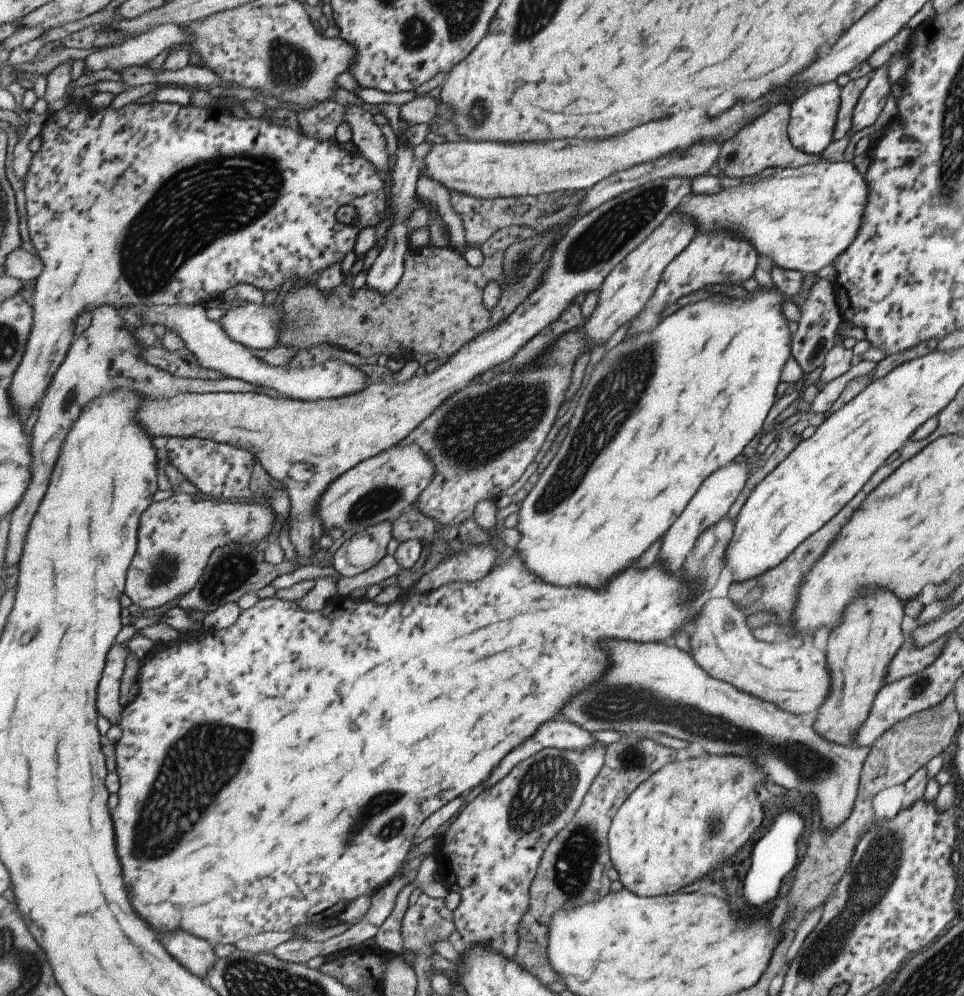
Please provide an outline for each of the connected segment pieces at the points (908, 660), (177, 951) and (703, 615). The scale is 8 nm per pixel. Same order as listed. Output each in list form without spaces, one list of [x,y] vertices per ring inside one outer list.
[[[945,634],[930,645],[919,649],[913,646],[910,638],[905,638],[887,667],[885,684],[918,673],[924,666],[930,665],[946,645],[947,637],[948,634]]]
[[[187,932],[169,934],[165,938],[165,946],[167,950],[171,950],[171,954],[175,954],[175,958],[179,958],[179,962],[183,962],[183,966],[195,970],[195,974],[199,974],[201,978],[206,978],[219,960],[212,944]]]
[[[728,597],[705,600],[697,620],[688,627],[691,636],[687,654],[711,678],[773,703],[779,710],[794,715],[815,712],[830,689],[825,652],[813,647],[811,634],[803,637],[787,635],[773,643],[759,641],[751,634],[746,619],[747,616]]]

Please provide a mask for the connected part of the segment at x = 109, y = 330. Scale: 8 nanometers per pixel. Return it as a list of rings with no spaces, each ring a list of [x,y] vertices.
[[[116,306],[94,308],[90,325],[71,343],[71,348],[63,364],[56,372],[51,386],[42,398],[38,420],[33,428],[35,438],[35,482],[31,482],[31,490],[27,490],[27,498],[23,498],[23,506],[13,510],[10,518],[9,541],[7,544],[7,564],[17,564],[23,554],[25,536],[29,526],[47,494],[47,486],[51,480],[51,472],[59,460],[63,444],[83,414],[83,410],[95,398],[110,395],[113,391],[137,391],[145,400],[173,398],[183,393],[248,393],[261,391],[256,384],[243,379],[225,378],[218,381],[203,379],[184,379],[176,377],[162,368],[150,365],[143,359],[144,346],[126,325],[126,318]]]

